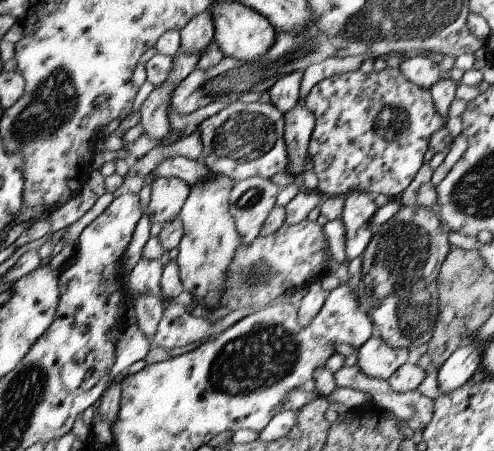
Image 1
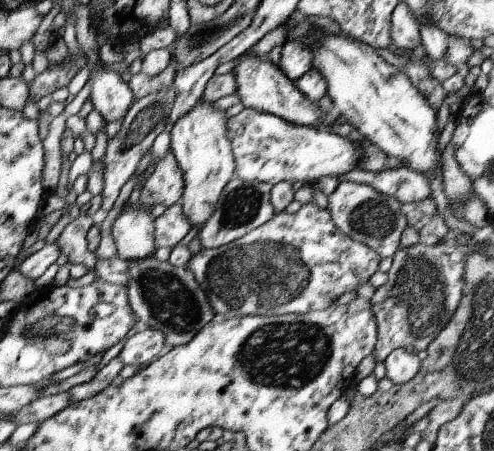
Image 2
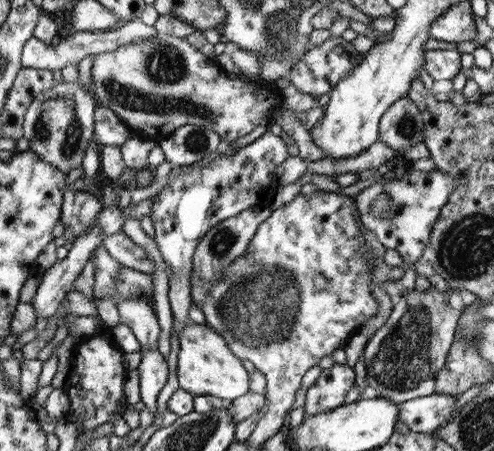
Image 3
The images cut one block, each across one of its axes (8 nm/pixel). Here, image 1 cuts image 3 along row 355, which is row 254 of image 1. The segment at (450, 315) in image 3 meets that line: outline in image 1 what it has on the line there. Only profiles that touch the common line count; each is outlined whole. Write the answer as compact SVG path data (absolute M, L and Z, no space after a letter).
M401 208L393 218L385 224L373 228L371 242L363 252L363 266L359 274L359 284L355 286L355 298L375 326L375 336L379 342L395 348L395 350L411 350L431 340L433 328L439 316L439 290L437 278L441 272L441 264L447 258L451 246L447 240L447 232L439 222L437 210L431 208Z

